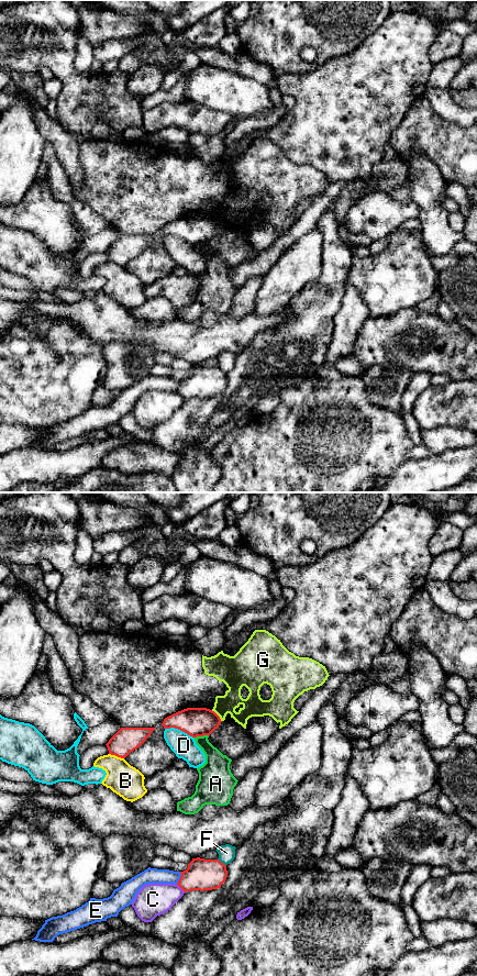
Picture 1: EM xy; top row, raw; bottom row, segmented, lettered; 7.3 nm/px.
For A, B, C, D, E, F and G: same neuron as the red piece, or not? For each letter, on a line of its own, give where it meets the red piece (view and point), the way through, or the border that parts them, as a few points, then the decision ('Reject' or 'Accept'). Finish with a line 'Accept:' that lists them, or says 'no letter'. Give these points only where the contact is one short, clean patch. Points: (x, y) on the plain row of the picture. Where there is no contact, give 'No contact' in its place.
A: Touches red at xy (200, 243). Reject
B: Touches red at xy (117, 263). Reject
C: Touches red at xy (181, 396). Reject
D: Touches red at xy (179, 236). Reject
E: Touches red at xy (180, 386). Reject
F: Touches red at xy (222, 370). Reject
G: Touches red at xy (218, 223). Boundary: xy (211, 218), (221, 229). Reject
Accept: no letter

